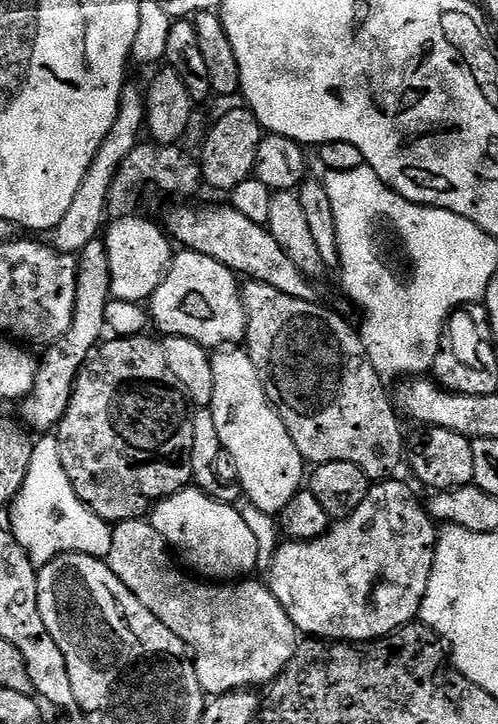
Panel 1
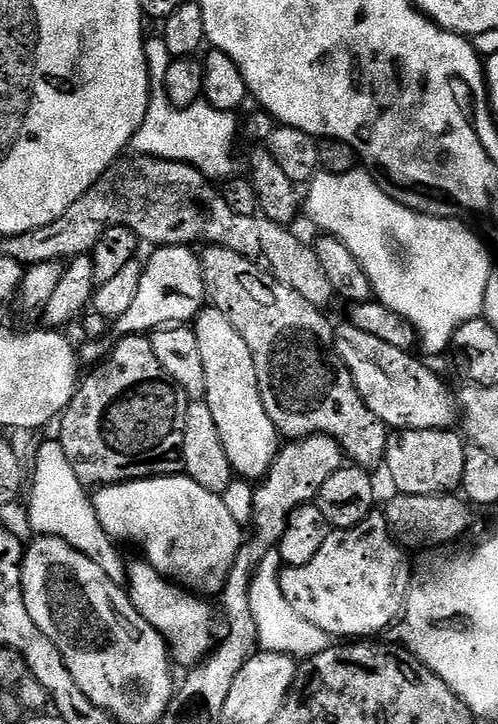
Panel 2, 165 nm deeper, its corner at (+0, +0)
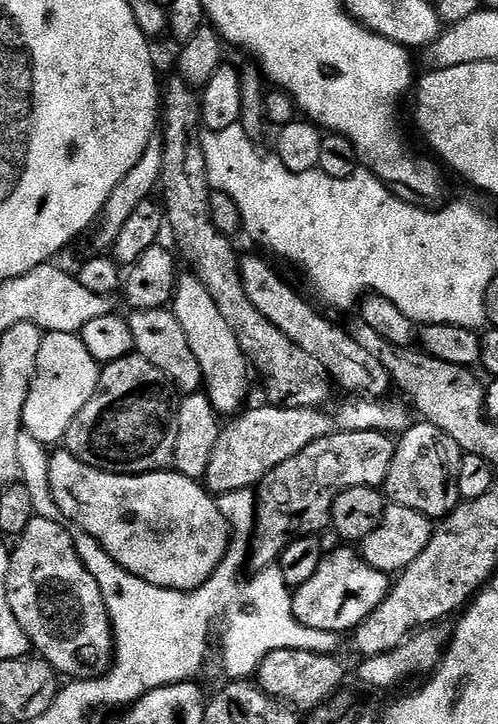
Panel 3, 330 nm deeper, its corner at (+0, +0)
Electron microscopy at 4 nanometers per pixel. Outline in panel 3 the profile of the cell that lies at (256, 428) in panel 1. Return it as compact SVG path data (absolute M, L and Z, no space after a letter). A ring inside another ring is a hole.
M181 275L176 282L176 295L172 298L170 311L176 315L182 331L186 333L186 342L190 342L190 350L194 350L194 358L198 358L198 366L202 366L203 387L214 410L221 417L235 417L245 407L250 364L240 348L234 330L230 330L230 325L226 323L226 318L222 318L214 298L210 298L210 290L202 286L197 276Z

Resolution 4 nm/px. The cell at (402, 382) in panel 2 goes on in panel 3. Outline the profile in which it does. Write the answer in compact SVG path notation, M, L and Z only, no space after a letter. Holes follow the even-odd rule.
M260 256L239 257L240 281L246 290L246 298L262 318L270 318L294 346L306 350L310 358L314 358L323 366L325 373L337 385L345 388L345 393L359 394L369 398L384 398L389 395L390 377L386 366L377 362L367 350L362 350L358 342L343 327L331 324L320 312L315 312L266 261Z

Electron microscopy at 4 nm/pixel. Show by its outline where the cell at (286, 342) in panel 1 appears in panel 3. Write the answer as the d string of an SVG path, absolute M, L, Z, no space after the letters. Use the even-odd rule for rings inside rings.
M173 78L162 88L162 154L163 170L158 181L159 191L164 191L162 207L166 213L166 228L180 247L179 255L189 264L191 275L197 276L210 290L210 298L218 305L218 311L230 330L238 338L240 348L250 361L251 367L260 371L264 379L267 403L277 408L324 408L332 396L334 384L326 375L322 365L306 350L294 346L270 318L262 318L246 298L246 290L240 281L238 252L232 249L233 241L216 229L210 218L208 199L213 189L208 182L208 167L202 139L200 98L197 89L185 80Z

